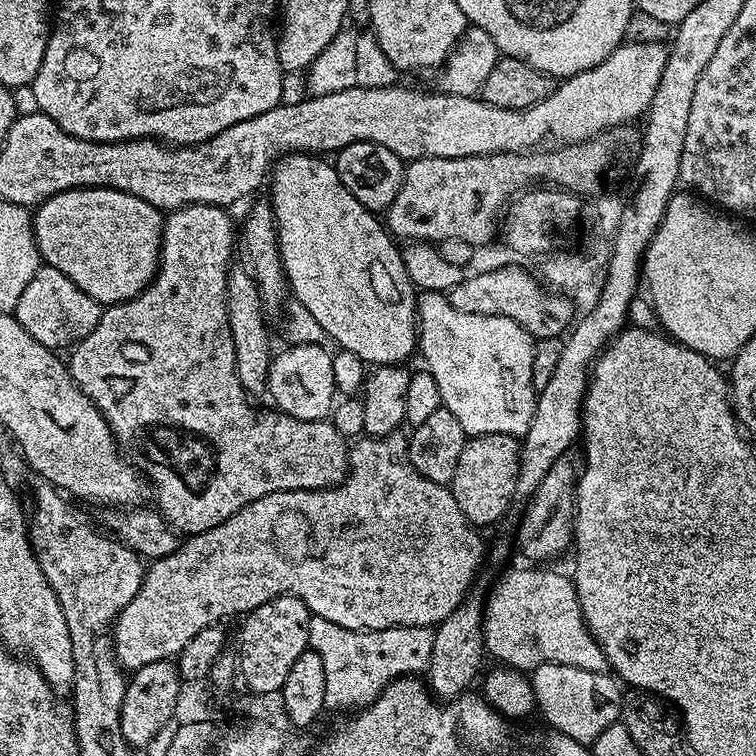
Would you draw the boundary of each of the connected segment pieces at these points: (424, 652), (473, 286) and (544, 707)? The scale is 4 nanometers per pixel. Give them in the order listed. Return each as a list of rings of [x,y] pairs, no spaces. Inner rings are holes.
[[[310,618],[308,647],[321,655],[326,672],[325,709],[359,710],[375,702],[386,686],[402,676],[420,674],[432,661],[436,633],[432,628],[410,626],[387,628],[377,632],[355,632],[327,618]]]
[[[502,266],[465,277],[462,283],[449,290],[447,298],[456,310],[464,314],[508,317],[522,325],[537,340],[559,337],[571,325],[574,314],[571,302],[562,297],[565,295],[548,292],[542,290],[528,271],[518,266]]]
[[[543,664],[531,669],[530,679],[539,715],[544,715],[543,723],[580,744],[591,745],[598,734],[602,734],[602,730],[621,719],[620,707],[624,704],[620,697],[621,685],[608,672],[591,672],[578,666]]]

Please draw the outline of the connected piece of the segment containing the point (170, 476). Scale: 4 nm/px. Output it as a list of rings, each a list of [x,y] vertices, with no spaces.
[[[188,204],[188,205],[187,205],[187,206],[186,206],[186,207],[184,207],[184,208],[177,208],[177,209],[175,209],[175,210],[172,210],[172,211],[169,211],[169,212],[168,212],[168,213],[167,213],[167,215],[165,215],[165,216],[164,216],[164,233],[163,233],[163,234],[162,234],[162,238],[161,238],[161,239],[160,239],[160,266],[159,266],[159,268],[157,268],[157,269],[156,269],[156,276],[155,276],[155,278],[153,278],[153,279],[152,279],[152,281],[151,281],[151,282],[150,282],[150,283],[149,283],[149,284],[148,284],[148,286],[147,286],[147,288],[143,288],[143,290],[141,290],[141,292],[139,292],[139,294],[138,294],[138,295],[137,295],[137,296],[135,296],[135,297],[134,297],[134,299],[132,299],[132,300],[123,300],[123,301],[122,301],[122,302],[121,302],[121,304],[109,304],[109,305],[107,305],[107,307],[105,307],[105,308],[104,308],[104,309],[103,309],[103,311],[101,311],[101,314],[100,314],[100,318],[99,318],[99,320],[97,320],[97,321],[96,321],[96,325],[95,325],[95,326],[94,326],[94,330],[93,330],[93,331],[92,331],[92,332],[91,332],[91,333],[90,333],[90,334],[86,334],[86,335],[85,335],[85,336],[84,336],[84,337],[83,337],[83,338],[82,338],[82,339],[81,339],[81,341],[80,341],[80,343],[79,343],[79,344],[77,344],[77,345],[75,345],[75,347],[73,347],[73,348],[72,348],[72,349],[71,349],[71,352],[72,352],[72,360],[71,360],[71,359],[70,359],[70,371],[71,371],[71,374],[72,374],[72,381],[73,381],[73,382],[74,382],[74,383],[75,383],[75,384],[76,384],[76,385],[78,385],[78,387],[80,387],[80,389],[81,389],[81,390],[82,390],[82,394],[86,394],[86,398],[90,398],[90,399],[91,399],[91,400],[92,400],[92,401],[93,401],[93,402],[94,402],[94,406],[96,406],[96,407],[97,407],[97,408],[98,408],[98,410],[99,410],[99,411],[100,411],[100,413],[102,413],[102,415],[103,415],[103,416],[104,416],[104,417],[105,417],[105,418],[106,418],[106,422],[107,422],[107,423],[108,423],[108,425],[109,425],[109,426],[110,426],[110,430],[111,430],[111,431],[112,431],[112,437],[114,437],[114,439],[115,439],[115,440],[116,440],[116,442],[117,442],[117,444],[119,444],[119,445],[120,445],[120,447],[121,447],[121,449],[123,449],[123,451],[124,451],[124,452],[125,452],[125,453],[126,453],[126,455],[127,455],[127,457],[128,457],[128,459],[129,459],[129,460],[131,460],[131,462],[132,462],[132,464],[133,464],[133,466],[134,466],[134,467],[135,467],[135,468],[137,468],[137,469],[138,469],[138,470],[139,470],[139,471],[140,471],[140,472],[141,472],[141,474],[142,474],[142,475],[143,475],[143,477],[144,477],[144,479],[145,479],[145,480],[147,480],[147,481],[148,481],[148,483],[149,483],[149,485],[150,485],[150,488],[151,488],[151,491],[152,491],[152,492],[153,492],[153,493],[154,493],[154,500],[155,500],[155,496],[156,496],[156,501],[154,501],[154,504],[155,504],[155,507],[156,507],[156,508],[157,508],[157,509],[158,509],[158,511],[159,511],[159,513],[160,513],[160,515],[161,515],[161,516],[163,516],[163,518],[164,518],[164,520],[165,520],[165,521],[166,521],[166,523],[167,523],[167,524],[170,524],[170,525],[172,525],[172,527],[173,527],[173,528],[175,528],[175,529],[176,529],[176,531],[177,531],[177,533],[180,533],[180,534],[187,534],[187,535],[188,535],[188,536],[196,536],[196,535],[197,535],[197,534],[198,534],[198,533],[199,533],[199,532],[205,532],[205,531],[206,531],[206,530],[210,530],[210,529],[211,529],[211,528],[213,528],[213,527],[214,527],[214,526],[218,526],[218,525],[219,525],[219,524],[221,524],[221,523],[222,523],[222,522],[226,522],[226,518],[230,518],[230,517],[231,517],[231,516],[232,516],[232,515],[233,515],[233,514],[234,514],[234,513],[235,513],[235,512],[237,512],[237,511],[238,511],[238,510],[242,510],[242,506],[246,506],[246,505],[247,505],[247,504],[249,504],[249,503],[250,503],[250,502],[254,502],[254,501],[255,501],[255,500],[257,500],[257,499],[258,499],[258,498],[262,498],[262,497],[263,497],[263,496],[265,496],[265,495],[266,495],[266,494],[274,494],[274,493],[275,493],[275,492],[297,492],[297,491],[298,491],[298,490],[318,490],[318,489],[319,489],[319,488],[333,488],[333,487],[334,487],[334,485],[336,485],[336,484],[341,484],[341,482],[342,482],[342,481],[344,481],[344,478],[345,478],[345,476],[347,476],[347,474],[348,474],[348,450],[349,450],[349,447],[350,447],[350,444],[349,444],[349,441],[348,441],[348,440],[347,440],[347,439],[346,439],[346,437],[345,437],[345,436],[343,436],[343,435],[342,435],[342,434],[338,434],[338,430],[337,430],[337,429],[336,429],[336,427],[335,427],[335,426],[333,426],[333,425],[332,425],[332,422],[331,422],[331,419],[328,419],[328,418],[325,418],[325,419],[322,419],[322,420],[299,420],[299,419],[298,419],[298,418],[294,418],[294,417],[293,417],[293,416],[287,416],[287,415],[286,415],[286,413],[285,413],[285,412],[282,412],[282,411],[279,411],[279,410],[271,410],[271,411],[272,411],[272,412],[259,412],[259,410],[258,410],[258,409],[256,409],[256,408],[255,408],[255,406],[254,406],[254,405],[252,405],[252,404],[255,404],[255,403],[253,403],[253,401],[252,401],[252,400],[251,400],[251,399],[250,399],[250,397],[249,397],[249,395],[248,395],[248,393],[247,393],[247,392],[245,392],[245,391],[244,391],[244,387],[243,387],[243,386],[242,386],[242,382],[240,382],[240,381],[239,381],[239,380],[238,380],[238,374],[237,374],[237,373],[236,373],[236,363],[235,363],[235,362],[234,362],[234,338],[230,338],[230,322],[229,322],[229,321],[228,321],[228,278],[229,278],[229,275],[230,275],[230,267],[229,267],[229,268],[228,268],[228,263],[230,263],[230,262],[231,262],[231,260],[232,260],[232,248],[233,248],[233,252],[234,252],[234,245],[235,245],[235,244],[236,244],[236,243],[237,243],[237,240],[238,240],[238,236],[237,236],[237,233],[236,233],[236,232],[235,232],[235,231],[234,231],[234,233],[232,233],[232,220],[231,220],[231,218],[230,218],[230,217],[228,217],[228,216],[227,216],[227,214],[226,214],[226,213],[224,213],[224,212],[227,212],[227,211],[225,211],[225,209],[224,209],[224,208],[223,208],[223,207],[221,207],[221,205],[218,205],[218,204]]]

